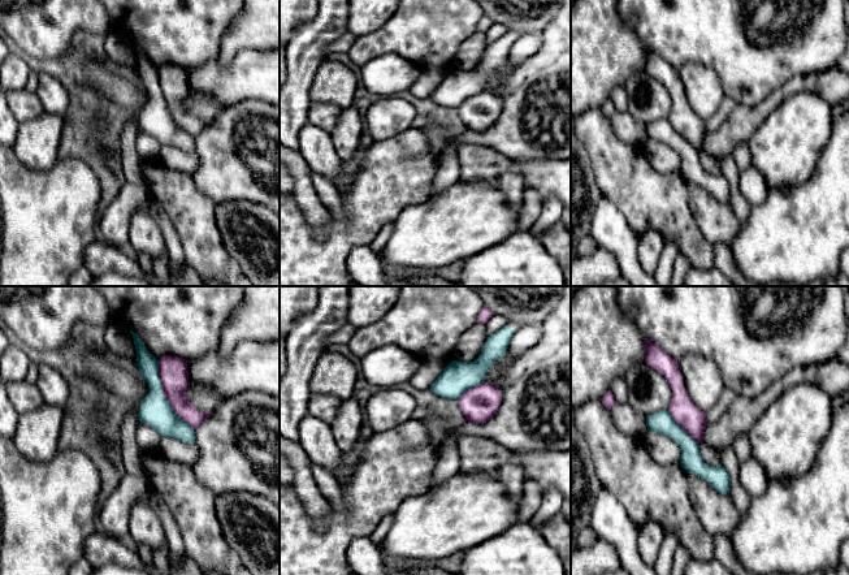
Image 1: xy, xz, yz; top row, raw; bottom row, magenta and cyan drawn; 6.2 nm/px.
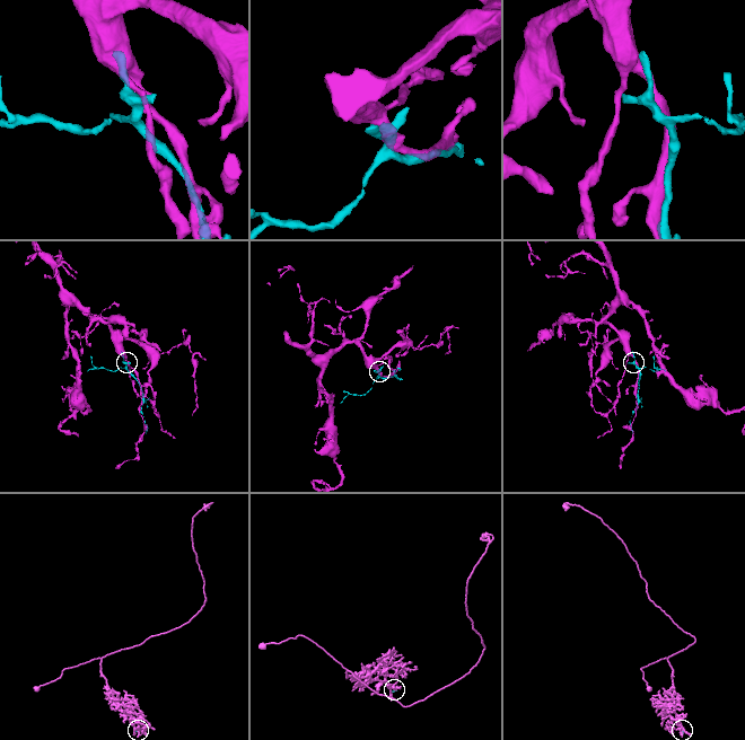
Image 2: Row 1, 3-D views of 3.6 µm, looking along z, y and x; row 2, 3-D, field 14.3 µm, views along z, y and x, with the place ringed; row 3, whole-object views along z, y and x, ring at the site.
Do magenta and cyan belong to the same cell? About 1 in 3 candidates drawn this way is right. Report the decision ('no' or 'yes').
no

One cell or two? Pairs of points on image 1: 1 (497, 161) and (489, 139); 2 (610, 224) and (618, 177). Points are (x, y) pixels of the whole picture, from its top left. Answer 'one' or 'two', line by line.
1: two
2: two

